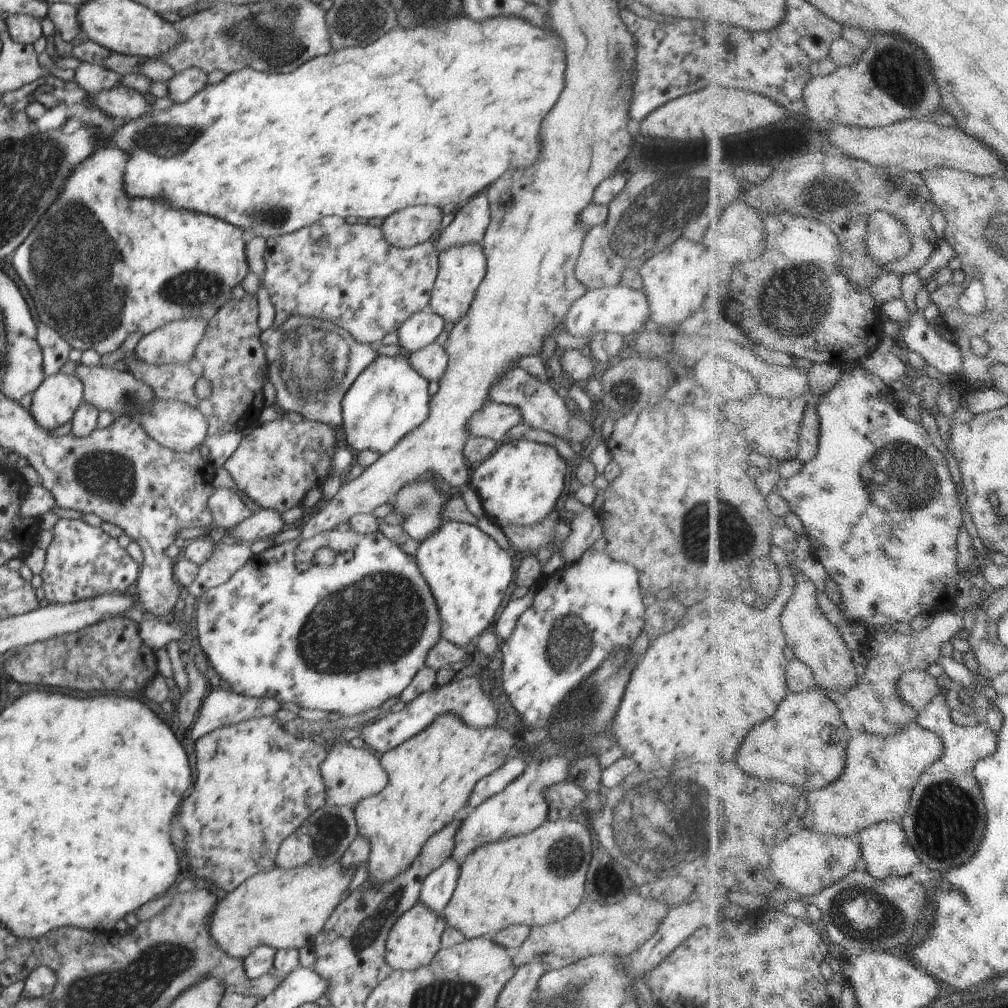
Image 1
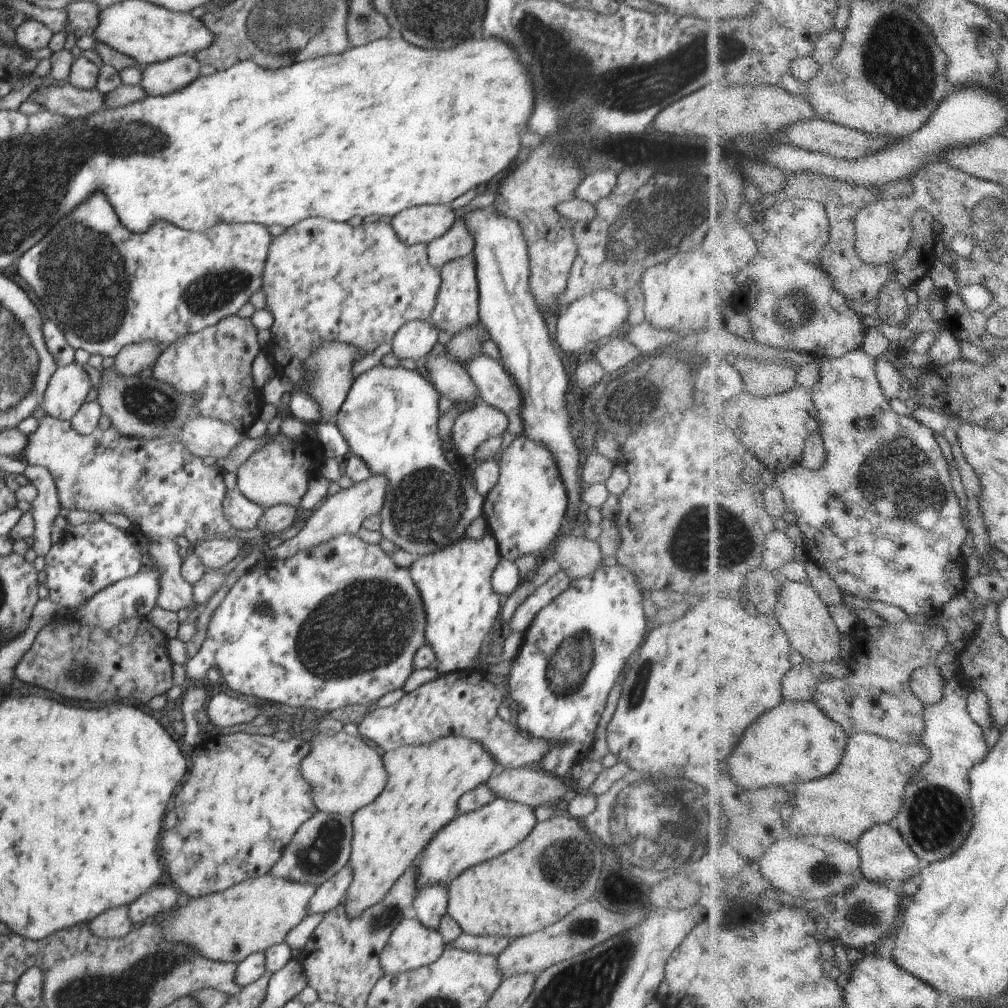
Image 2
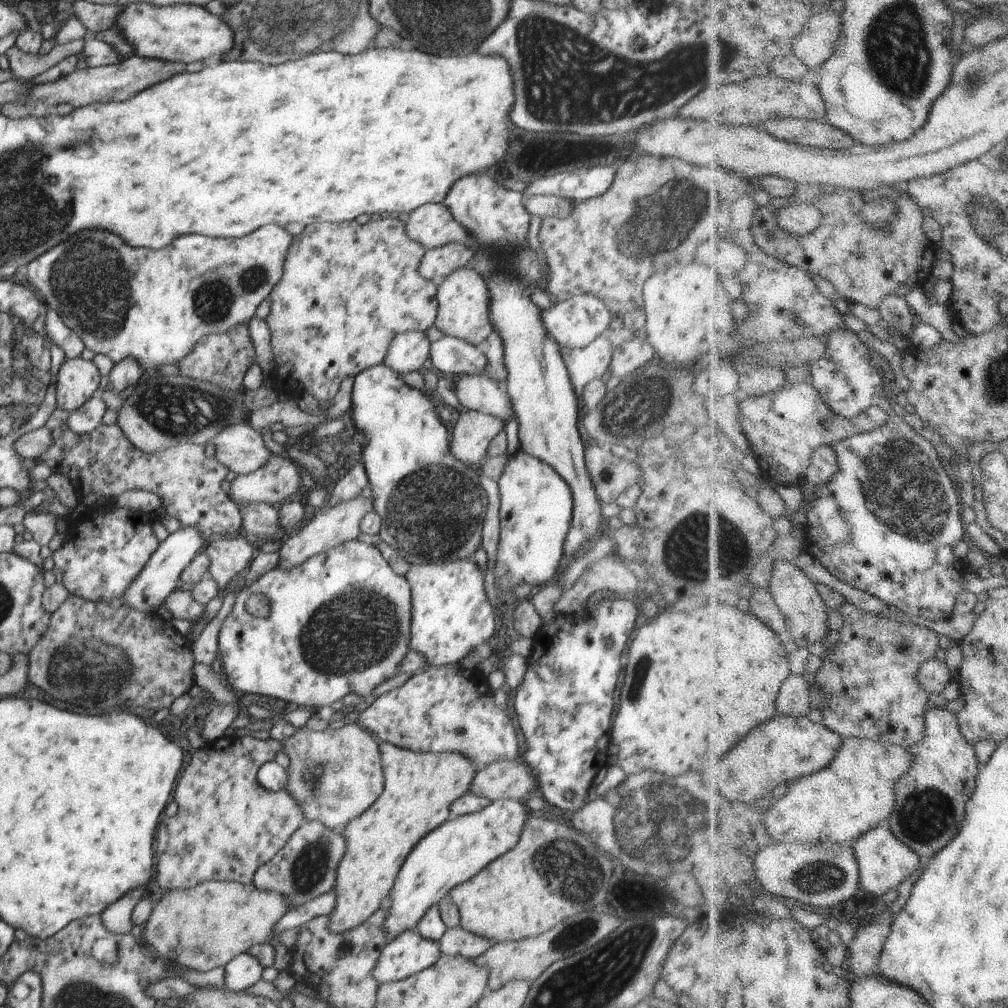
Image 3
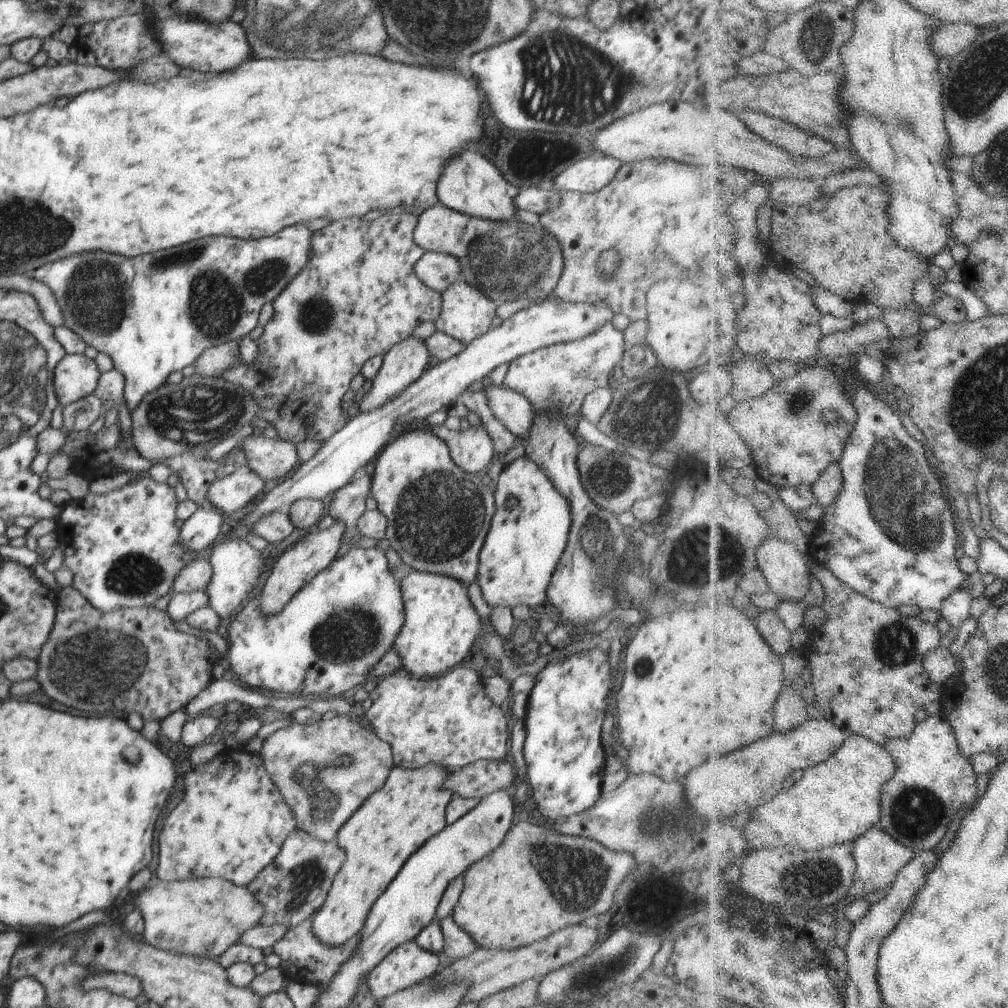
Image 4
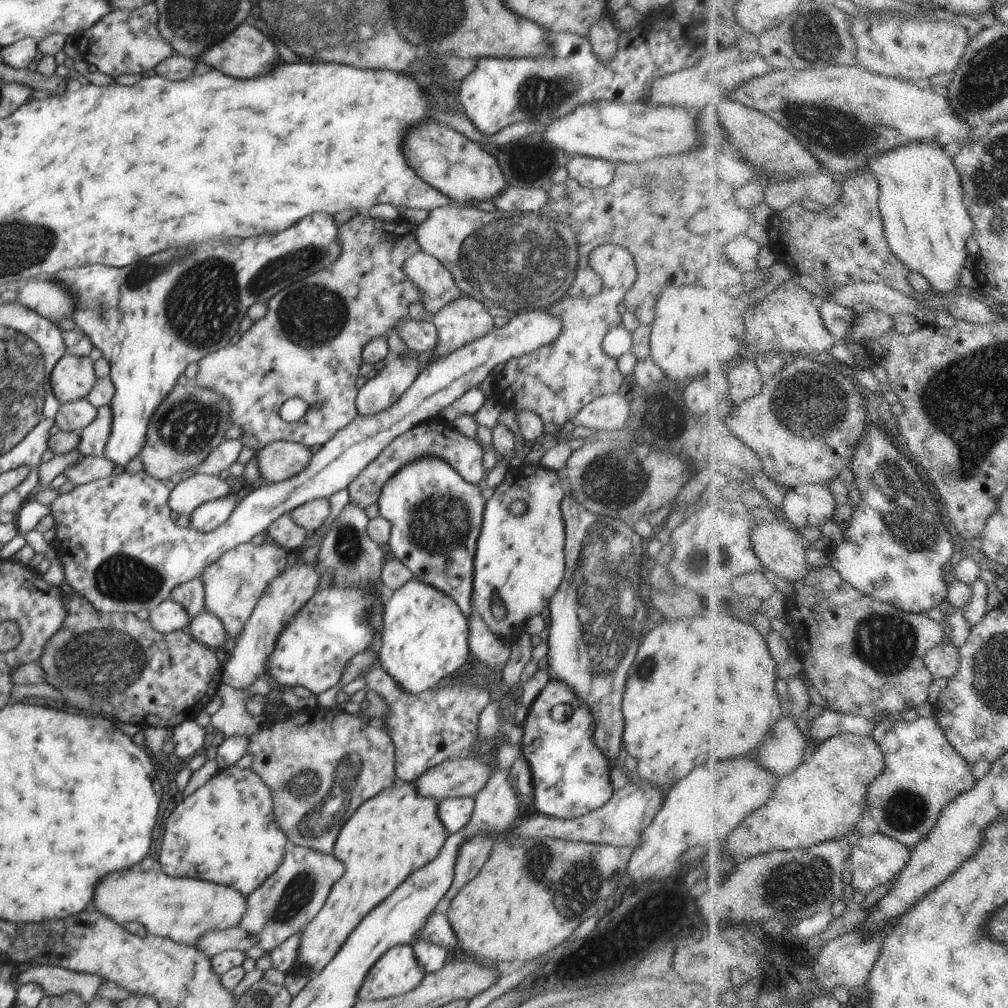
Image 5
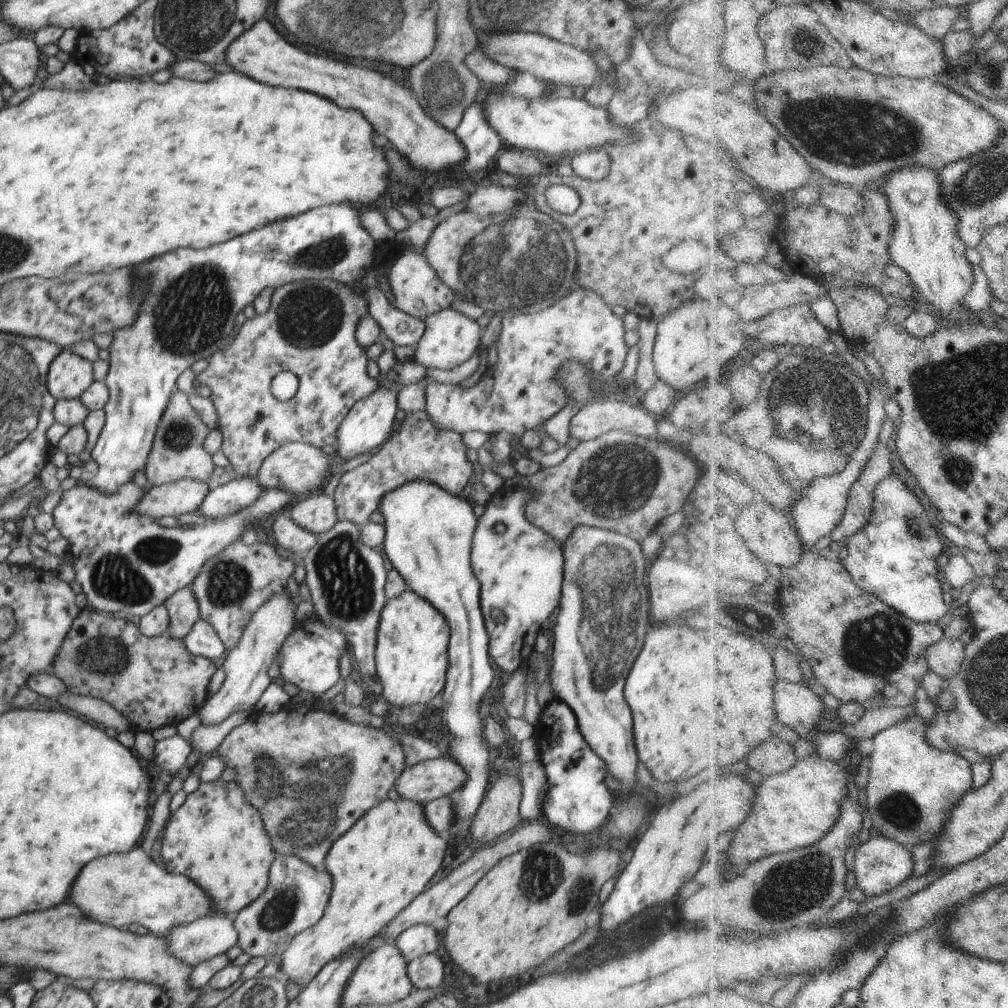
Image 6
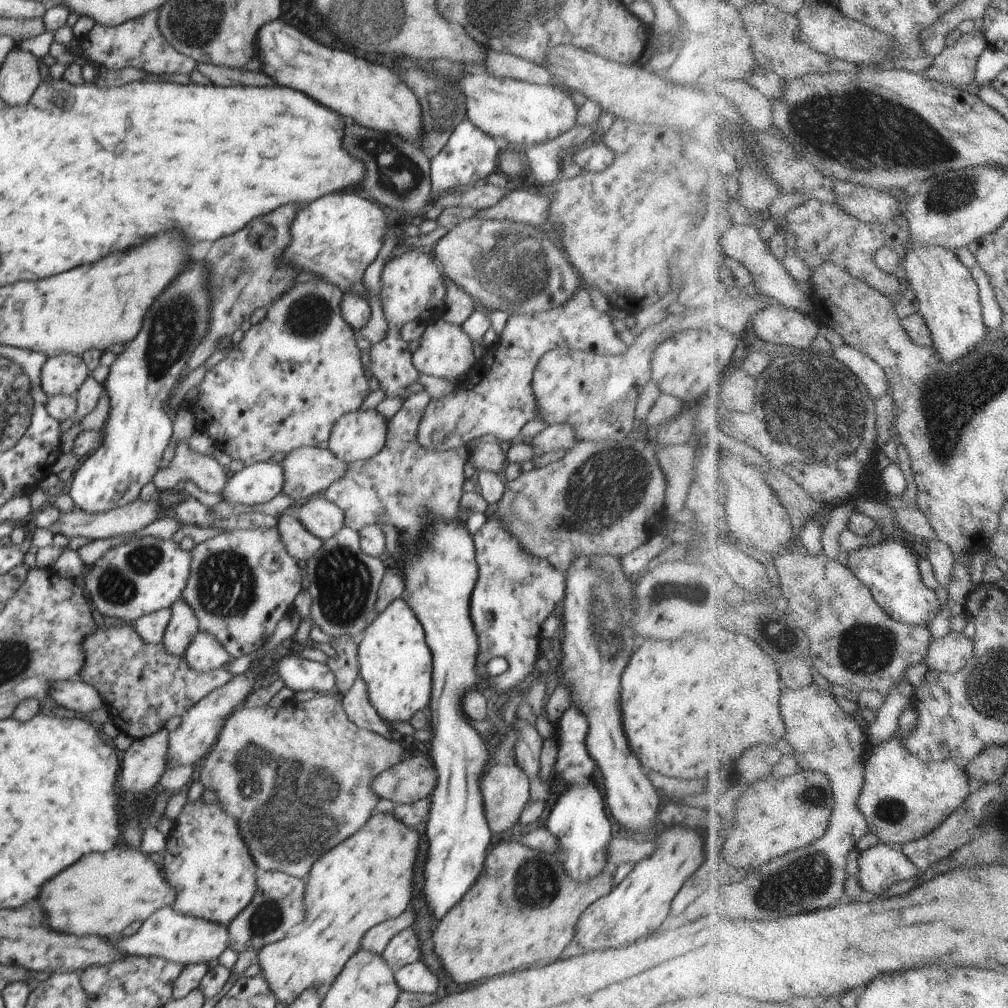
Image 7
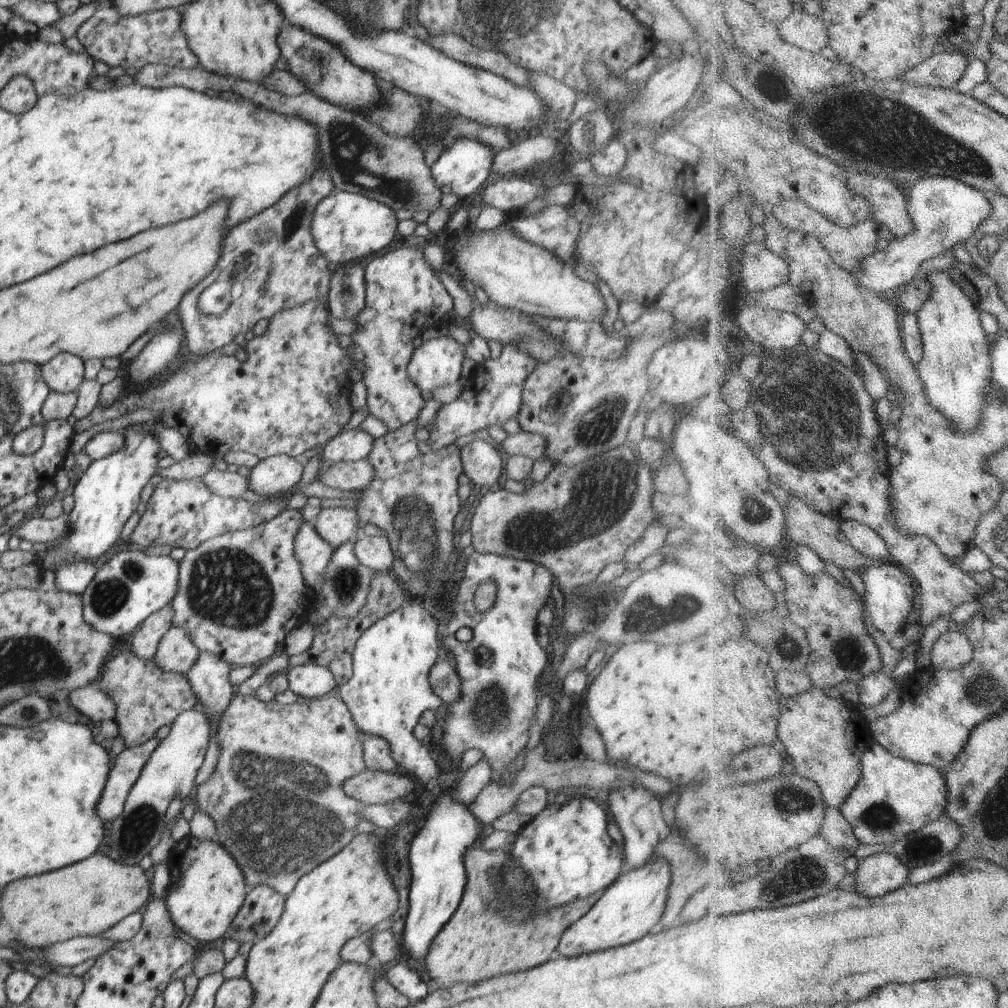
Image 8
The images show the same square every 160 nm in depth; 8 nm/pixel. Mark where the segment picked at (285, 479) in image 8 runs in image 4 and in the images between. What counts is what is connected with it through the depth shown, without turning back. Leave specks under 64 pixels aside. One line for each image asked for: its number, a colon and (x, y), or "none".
4: (204, 526)
5: (211, 515)
6: (224, 500)
7: (257, 484)

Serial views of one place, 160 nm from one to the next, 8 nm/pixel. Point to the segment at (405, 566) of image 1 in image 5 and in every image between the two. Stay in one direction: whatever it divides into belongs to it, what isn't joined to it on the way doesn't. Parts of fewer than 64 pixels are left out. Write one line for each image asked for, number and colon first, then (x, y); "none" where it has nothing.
2: (339, 631)
3: (341, 622)
4: (331, 634)
5: (332, 628)

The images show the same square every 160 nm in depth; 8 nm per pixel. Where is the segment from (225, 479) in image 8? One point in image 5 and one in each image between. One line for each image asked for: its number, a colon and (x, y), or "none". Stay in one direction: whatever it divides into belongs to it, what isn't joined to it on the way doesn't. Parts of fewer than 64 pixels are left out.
5: (190, 422)
6: (178, 453)
7: (186, 466)

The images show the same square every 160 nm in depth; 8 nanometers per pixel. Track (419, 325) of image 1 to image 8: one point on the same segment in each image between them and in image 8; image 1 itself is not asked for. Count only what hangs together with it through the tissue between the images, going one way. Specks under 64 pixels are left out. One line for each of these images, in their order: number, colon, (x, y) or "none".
2: (415, 339)
3: (409, 351)
4: (403, 365)
5: (398, 374)
6: (368, 424)
7: (358, 436)
8: (354, 444)

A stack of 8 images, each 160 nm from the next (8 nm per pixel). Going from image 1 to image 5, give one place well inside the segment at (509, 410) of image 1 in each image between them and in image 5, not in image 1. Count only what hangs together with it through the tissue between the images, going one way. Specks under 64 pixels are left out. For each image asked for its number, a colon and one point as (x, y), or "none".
2: (477, 423)
3: (473, 432)
4: (472, 449)
5: (437, 437)

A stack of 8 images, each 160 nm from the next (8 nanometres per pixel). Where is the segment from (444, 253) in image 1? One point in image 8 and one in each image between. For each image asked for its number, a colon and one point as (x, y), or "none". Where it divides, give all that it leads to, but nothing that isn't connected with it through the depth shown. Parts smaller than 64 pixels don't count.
2: (457, 303)
3: (463, 312)
4: (466, 313)
5: (463, 320)
6: (450, 338)
7: (445, 351)
8: (437, 362)

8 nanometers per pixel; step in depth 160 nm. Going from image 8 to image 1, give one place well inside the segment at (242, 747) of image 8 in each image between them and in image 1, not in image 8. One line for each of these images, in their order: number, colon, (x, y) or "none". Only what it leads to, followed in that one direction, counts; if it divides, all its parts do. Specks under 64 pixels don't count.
1: (350, 774)
2: (346, 773)
3: (336, 774)
4: (326, 771)
5: (331, 762)
6: (309, 771)
7: (297, 778)

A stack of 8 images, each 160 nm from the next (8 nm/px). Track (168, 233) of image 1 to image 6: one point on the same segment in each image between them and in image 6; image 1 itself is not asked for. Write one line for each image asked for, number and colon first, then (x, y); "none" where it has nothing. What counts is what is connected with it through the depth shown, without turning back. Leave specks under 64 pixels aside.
2: (125, 288)
3: (154, 305)
4: (152, 315)
5: (150, 320)
6: (189, 312)

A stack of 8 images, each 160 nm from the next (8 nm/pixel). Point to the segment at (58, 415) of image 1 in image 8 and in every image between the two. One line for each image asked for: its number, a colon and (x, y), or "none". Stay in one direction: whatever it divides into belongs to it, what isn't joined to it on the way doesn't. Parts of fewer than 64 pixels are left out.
2: (67, 389)
3: (77, 380)
4: (76, 376)
5: (72, 378)
6: (69, 375)
7: (63, 374)
8: (64, 373)

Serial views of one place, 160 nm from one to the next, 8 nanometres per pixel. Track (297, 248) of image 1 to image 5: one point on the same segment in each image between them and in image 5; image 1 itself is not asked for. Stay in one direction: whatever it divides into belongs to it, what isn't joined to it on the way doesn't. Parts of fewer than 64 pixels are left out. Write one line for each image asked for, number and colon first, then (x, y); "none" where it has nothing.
2: (325, 281)
3: (346, 290)
4: (358, 295)
5: (309, 345)

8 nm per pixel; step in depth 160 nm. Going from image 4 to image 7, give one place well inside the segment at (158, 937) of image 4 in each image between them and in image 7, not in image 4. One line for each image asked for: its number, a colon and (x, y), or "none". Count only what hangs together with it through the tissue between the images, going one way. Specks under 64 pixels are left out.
5: (183, 909)
6: (125, 889)
7: (101, 895)

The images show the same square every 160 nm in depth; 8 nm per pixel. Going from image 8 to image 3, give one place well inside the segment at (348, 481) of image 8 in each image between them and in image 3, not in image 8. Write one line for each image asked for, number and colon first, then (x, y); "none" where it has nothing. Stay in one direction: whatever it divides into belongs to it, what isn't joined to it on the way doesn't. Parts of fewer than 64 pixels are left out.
3: (240, 448)
4: (270, 458)
5: (280, 461)
6: (299, 468)
7: (308, 471)

